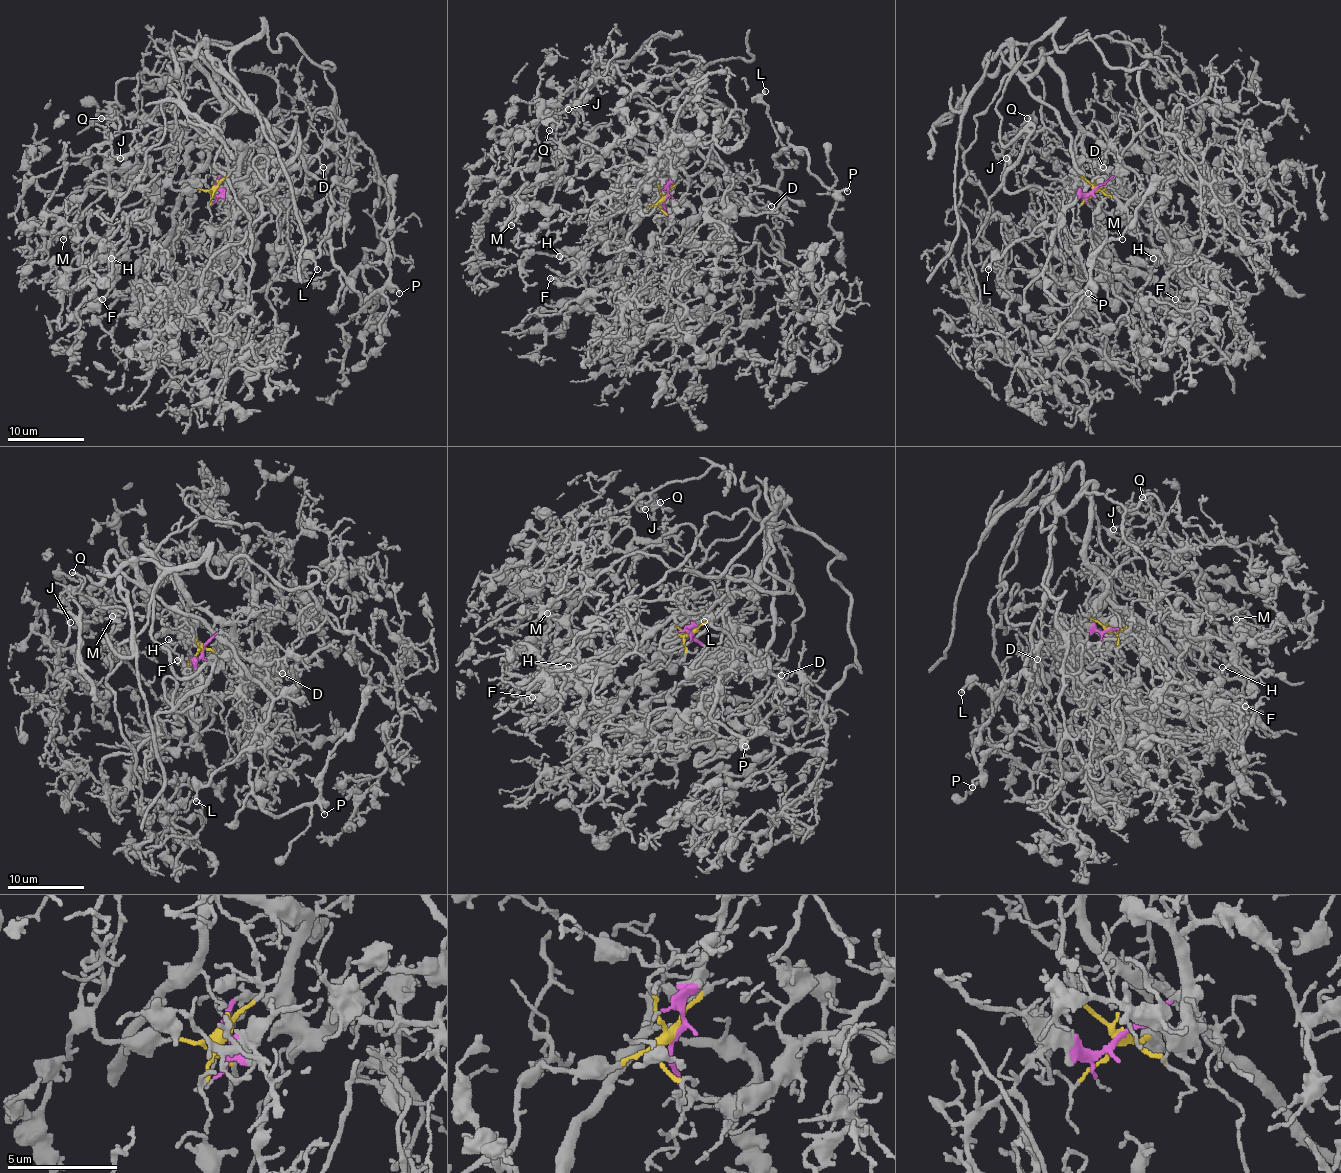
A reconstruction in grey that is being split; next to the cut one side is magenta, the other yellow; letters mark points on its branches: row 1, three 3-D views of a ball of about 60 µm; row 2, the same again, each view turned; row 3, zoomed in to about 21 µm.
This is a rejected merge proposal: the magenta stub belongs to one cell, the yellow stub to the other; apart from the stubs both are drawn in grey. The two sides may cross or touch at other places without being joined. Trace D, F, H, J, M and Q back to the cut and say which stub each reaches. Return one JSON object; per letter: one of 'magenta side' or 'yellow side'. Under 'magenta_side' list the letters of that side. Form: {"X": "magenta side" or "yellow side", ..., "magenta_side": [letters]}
{"D": "magenta side", "F": "yellow side", "H": "yellow side", "J": "yellow side", "M": "yellow side", "Q": "yellow side", "magenta_side": ["D"]}

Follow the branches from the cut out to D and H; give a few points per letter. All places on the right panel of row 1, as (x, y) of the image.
D: (1096, 188), (1119, 177), (1113, 186), (1098, 175), (1094, 165), (1103, 165), (1103, 156), (1098, 163), (1103, 167)
H: (1096, 188), (1113, 186), (1142, 204), (1138, 215), (1153, 242), (1167, 251), (1153, 261), (1153, 257)

